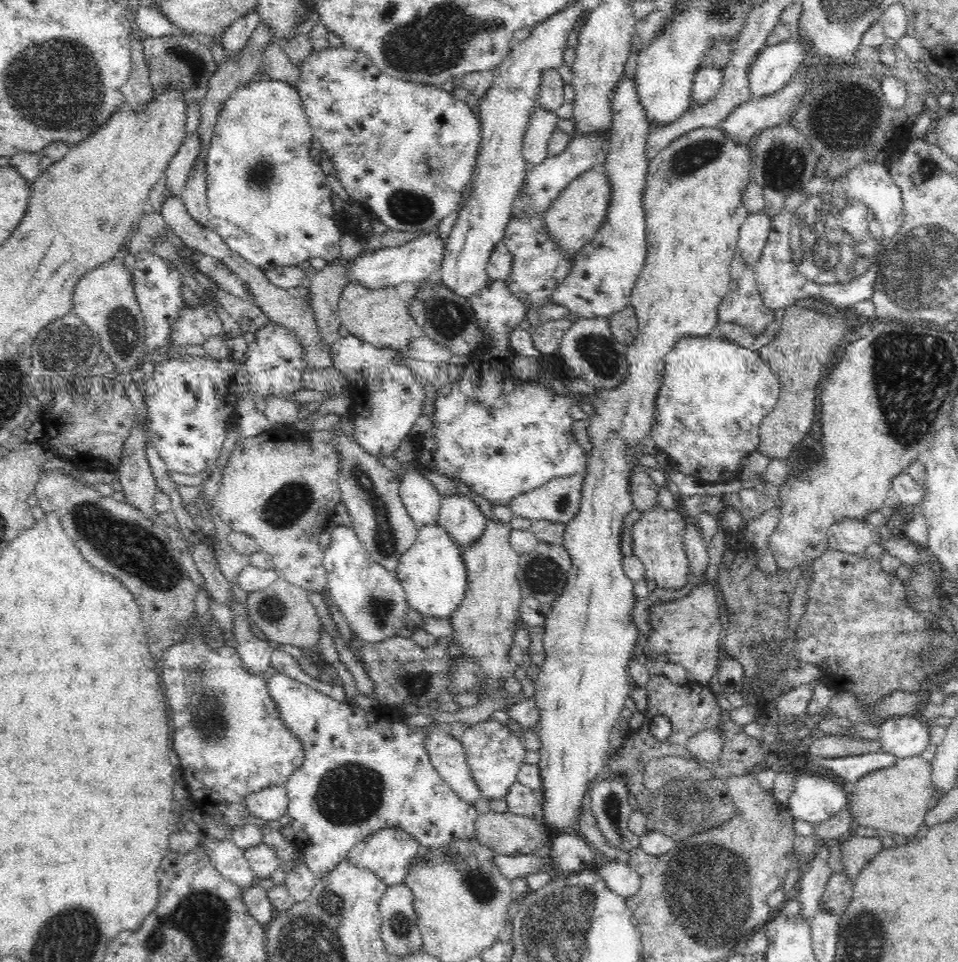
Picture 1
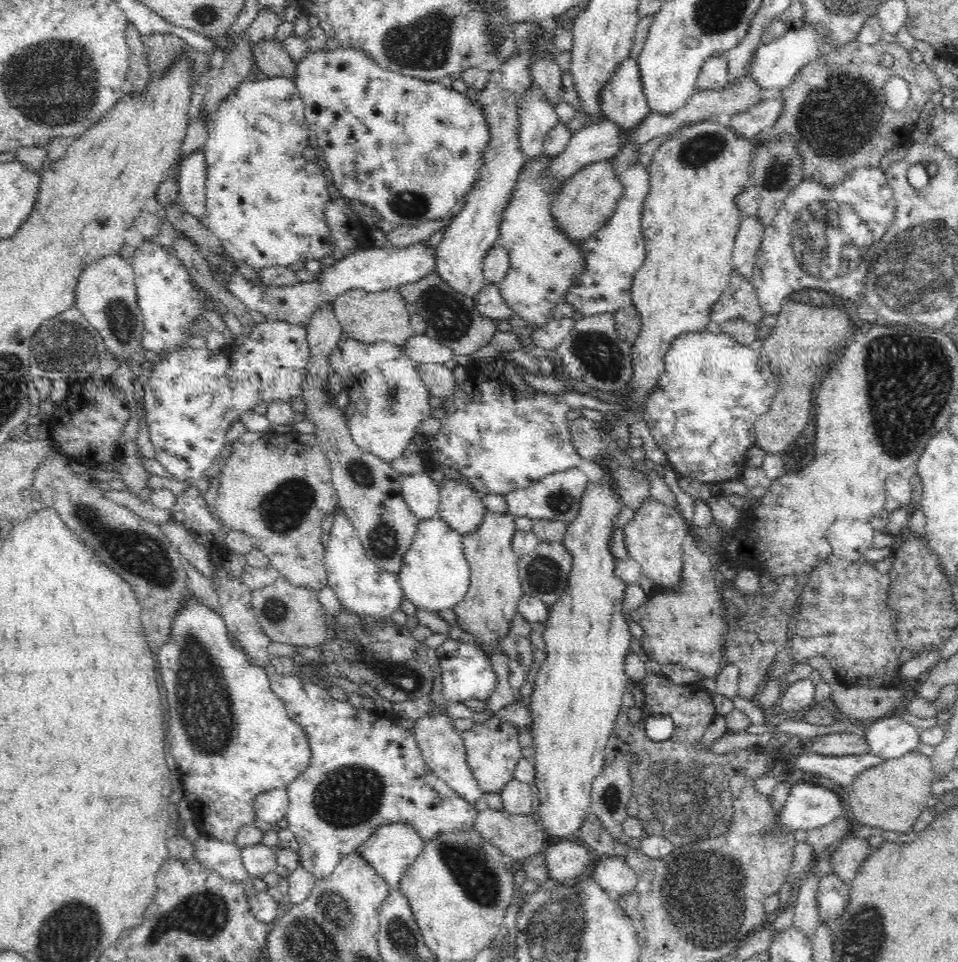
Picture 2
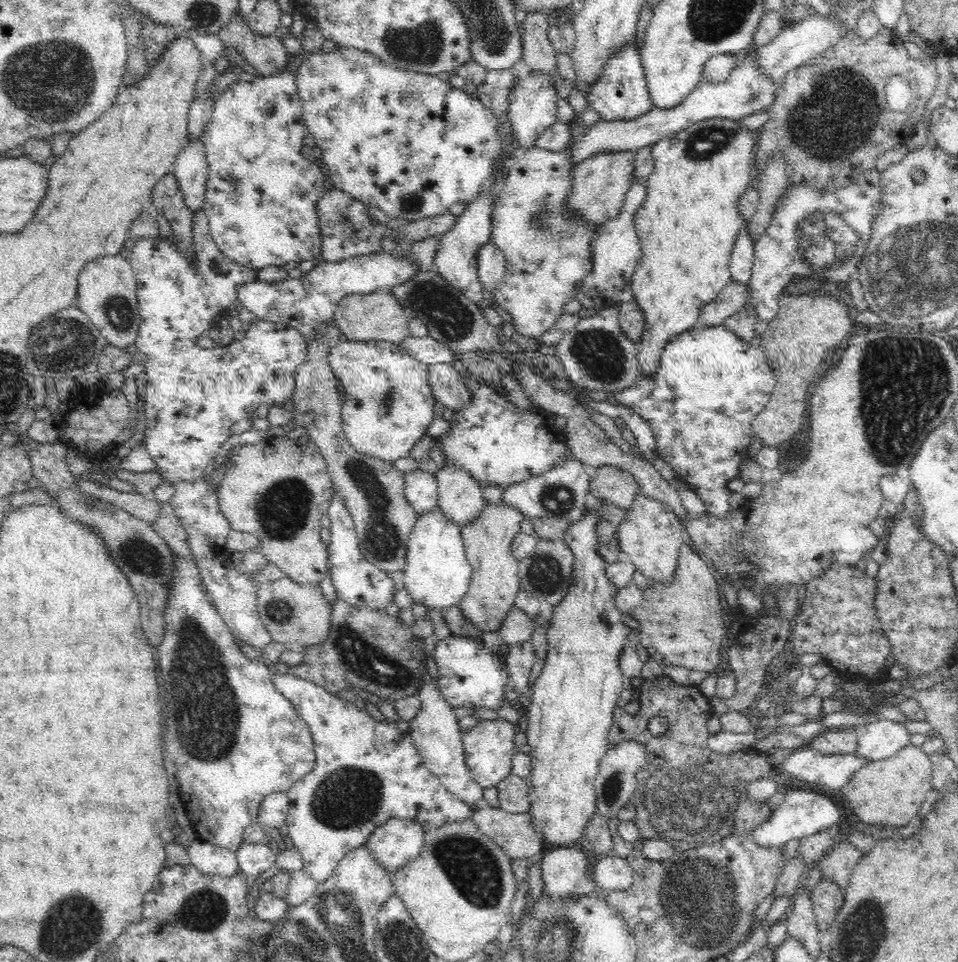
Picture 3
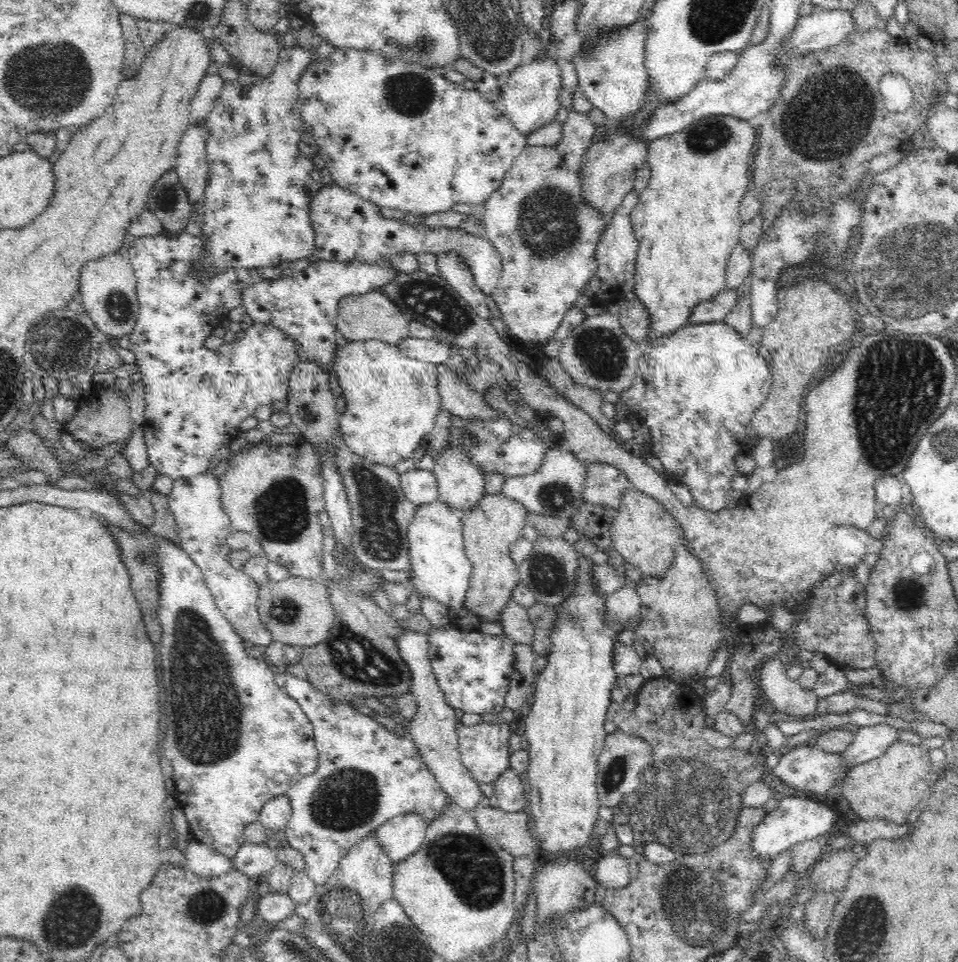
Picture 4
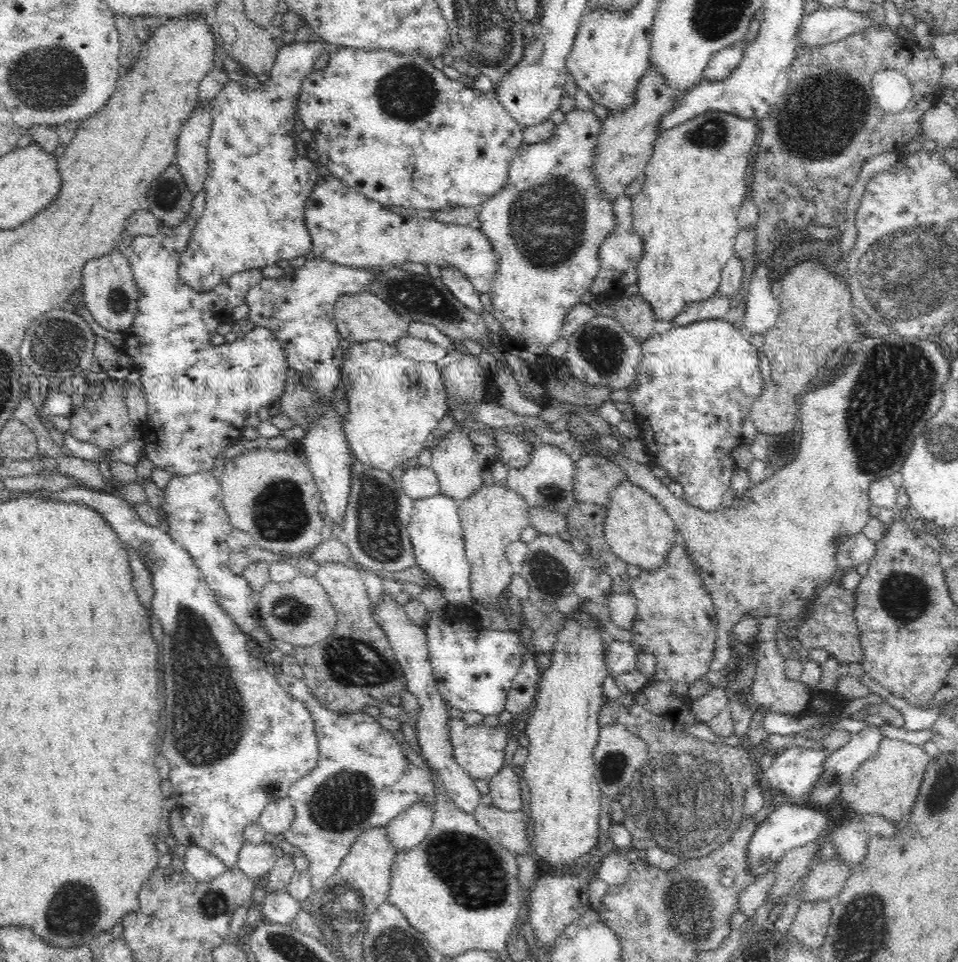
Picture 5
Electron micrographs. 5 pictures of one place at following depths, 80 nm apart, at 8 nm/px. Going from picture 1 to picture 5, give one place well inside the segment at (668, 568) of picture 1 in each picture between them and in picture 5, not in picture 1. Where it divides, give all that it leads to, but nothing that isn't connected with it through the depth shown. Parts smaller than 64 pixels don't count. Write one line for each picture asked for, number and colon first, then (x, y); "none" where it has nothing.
2: (654, 538)
3: (650, 536)
4: (643, 532)
5: (637, 529)

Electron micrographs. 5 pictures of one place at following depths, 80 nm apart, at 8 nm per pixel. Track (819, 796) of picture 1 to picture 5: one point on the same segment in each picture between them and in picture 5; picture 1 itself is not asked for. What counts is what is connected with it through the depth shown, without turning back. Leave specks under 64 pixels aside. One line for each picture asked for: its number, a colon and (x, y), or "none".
2: (808, 806)
3: (802, 813)
4: (795, 819)
5: (788, 826)

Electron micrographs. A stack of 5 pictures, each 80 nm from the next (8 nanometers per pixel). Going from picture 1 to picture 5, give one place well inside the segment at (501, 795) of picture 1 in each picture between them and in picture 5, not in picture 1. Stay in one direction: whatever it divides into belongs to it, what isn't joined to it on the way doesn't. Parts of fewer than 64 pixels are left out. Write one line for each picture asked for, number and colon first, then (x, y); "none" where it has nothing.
2: (492, 747)
3: (489, 747)
4: (483, 747)
5: (478, 749)

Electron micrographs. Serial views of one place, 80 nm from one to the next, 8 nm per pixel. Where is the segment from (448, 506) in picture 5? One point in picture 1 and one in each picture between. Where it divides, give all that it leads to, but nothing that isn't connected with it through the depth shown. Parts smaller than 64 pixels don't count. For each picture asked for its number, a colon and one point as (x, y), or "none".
1: (432, 571)
2: (435, 574)
3: (438, 574)
4: (440, 570)

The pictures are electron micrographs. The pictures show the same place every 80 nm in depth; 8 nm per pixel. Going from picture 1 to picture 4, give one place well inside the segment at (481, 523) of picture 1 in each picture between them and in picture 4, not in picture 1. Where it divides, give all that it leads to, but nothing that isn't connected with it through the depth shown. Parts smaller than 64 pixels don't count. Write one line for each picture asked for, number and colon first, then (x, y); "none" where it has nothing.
2: (460, 506)
3: (460, 497)
4: (461, 484)

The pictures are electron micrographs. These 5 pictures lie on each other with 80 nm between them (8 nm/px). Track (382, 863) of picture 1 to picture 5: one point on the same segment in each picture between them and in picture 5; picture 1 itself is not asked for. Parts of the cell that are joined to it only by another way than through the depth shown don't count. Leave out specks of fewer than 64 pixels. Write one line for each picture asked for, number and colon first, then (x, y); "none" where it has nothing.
2: (392, 848)
3: (396, 842)
4: (401, 836)
5: (410, 827)

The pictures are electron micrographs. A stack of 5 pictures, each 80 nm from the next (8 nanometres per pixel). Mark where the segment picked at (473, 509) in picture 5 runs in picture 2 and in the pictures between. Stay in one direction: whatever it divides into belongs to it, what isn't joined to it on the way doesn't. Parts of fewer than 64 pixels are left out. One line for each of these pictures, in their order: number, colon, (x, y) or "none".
2: (491, 602)
3: (495, 583)
4: (489, 529)

